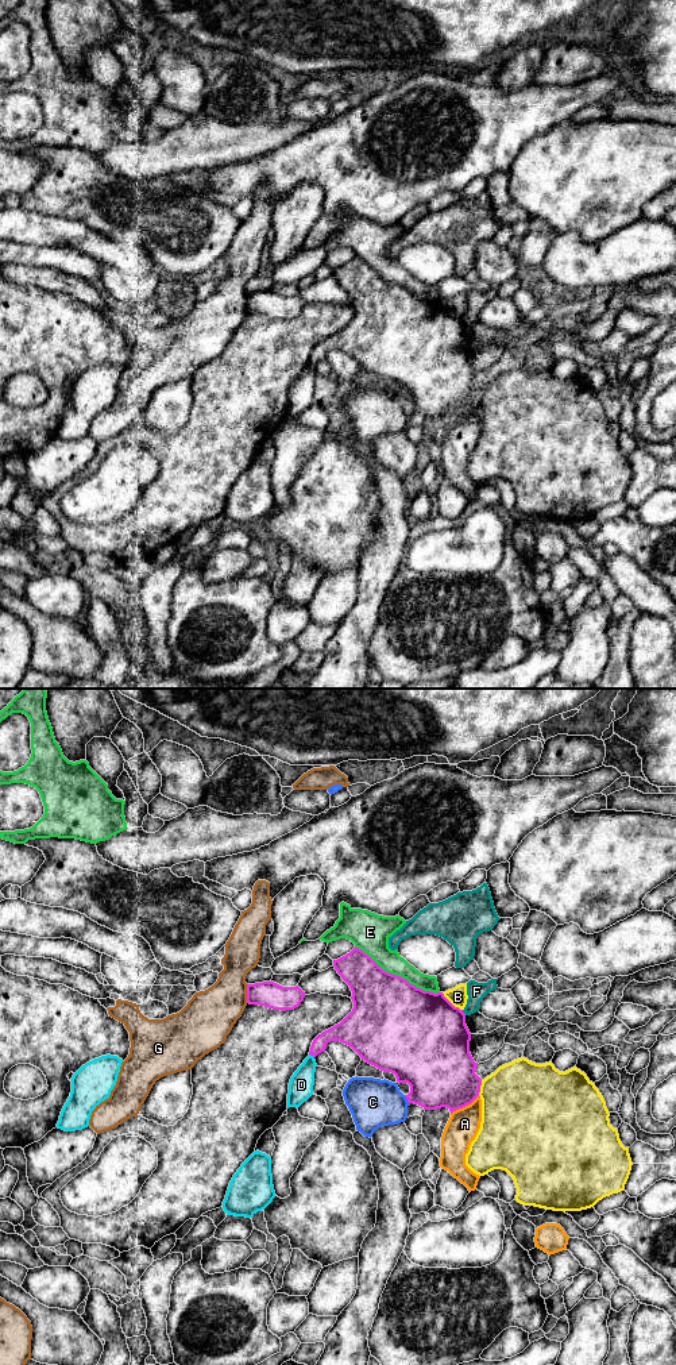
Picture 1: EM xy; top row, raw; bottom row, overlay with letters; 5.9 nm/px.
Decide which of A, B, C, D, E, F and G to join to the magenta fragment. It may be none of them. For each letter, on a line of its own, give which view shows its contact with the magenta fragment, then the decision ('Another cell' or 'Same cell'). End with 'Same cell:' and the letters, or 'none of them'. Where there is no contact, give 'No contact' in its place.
A: Touches magenta in xy. Another cell
B: Touches magenta in xy. Another cell
C: Touches magenta in xy. Another cell
D: Touches magenta in xy. Another cell
E: Touches magenta in xy. Another cell
F: Touches magenta in xy. Another cell
G: Touches magenta in xy. Another cell
Same cell: none of them

